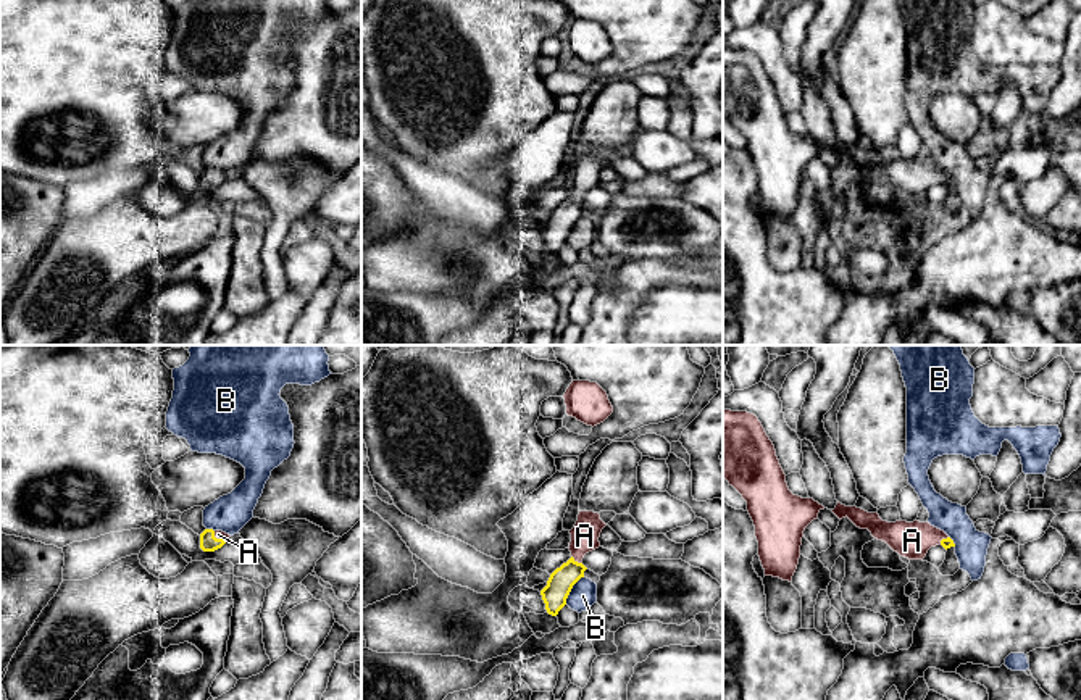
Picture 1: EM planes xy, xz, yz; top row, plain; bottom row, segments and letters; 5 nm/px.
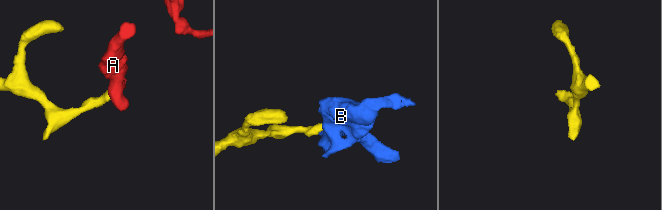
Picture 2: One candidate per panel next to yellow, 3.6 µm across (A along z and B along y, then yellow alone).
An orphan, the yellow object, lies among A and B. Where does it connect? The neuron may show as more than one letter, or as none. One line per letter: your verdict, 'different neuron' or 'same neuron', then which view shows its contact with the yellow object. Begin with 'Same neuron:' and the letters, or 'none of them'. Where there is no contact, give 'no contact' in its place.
Same neuron: A
A: same neuron; contact in xz
B: different neuron; contact in xz

